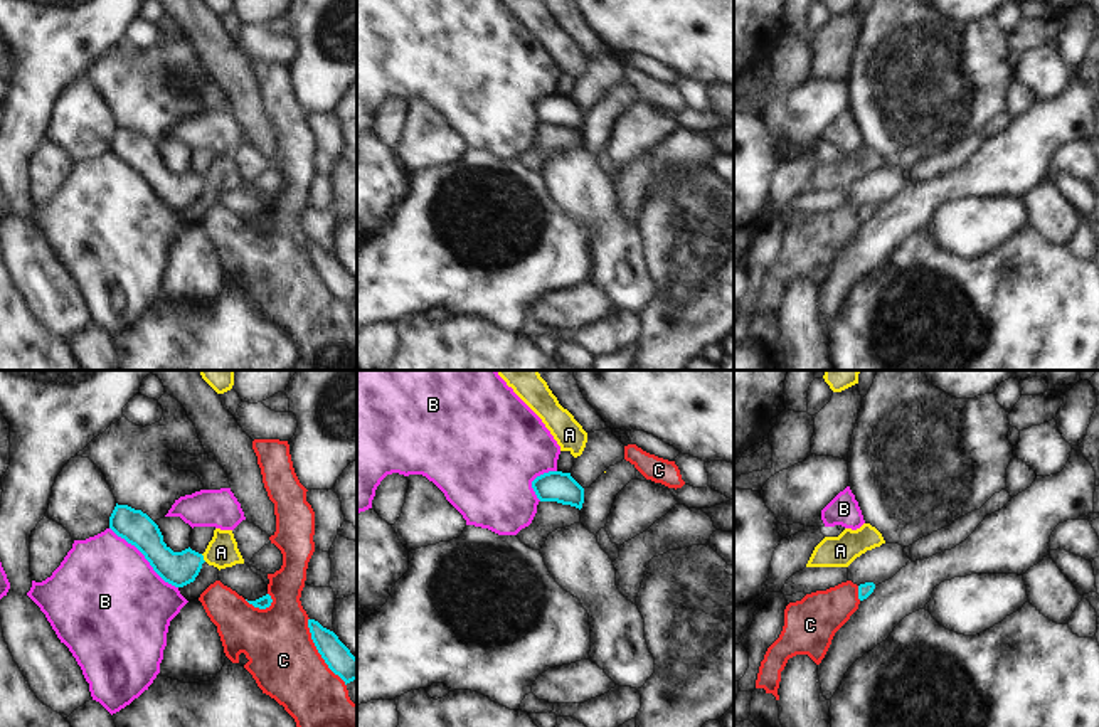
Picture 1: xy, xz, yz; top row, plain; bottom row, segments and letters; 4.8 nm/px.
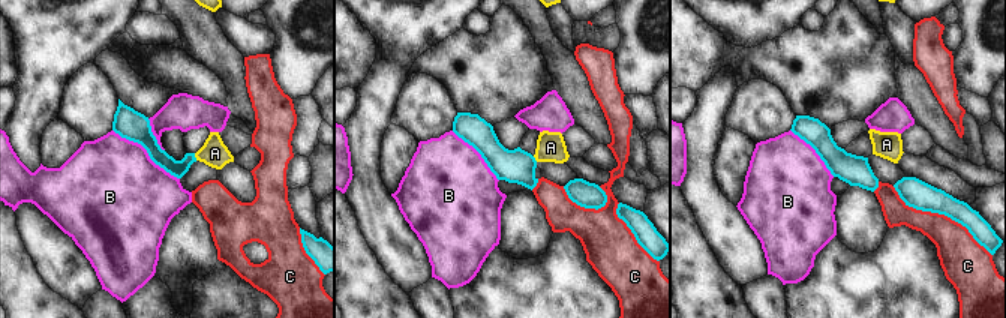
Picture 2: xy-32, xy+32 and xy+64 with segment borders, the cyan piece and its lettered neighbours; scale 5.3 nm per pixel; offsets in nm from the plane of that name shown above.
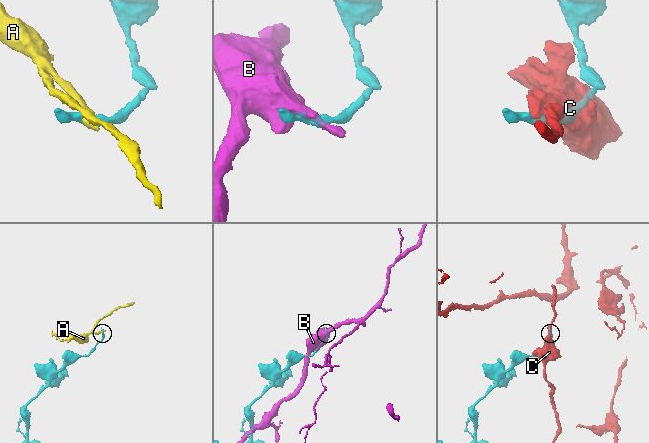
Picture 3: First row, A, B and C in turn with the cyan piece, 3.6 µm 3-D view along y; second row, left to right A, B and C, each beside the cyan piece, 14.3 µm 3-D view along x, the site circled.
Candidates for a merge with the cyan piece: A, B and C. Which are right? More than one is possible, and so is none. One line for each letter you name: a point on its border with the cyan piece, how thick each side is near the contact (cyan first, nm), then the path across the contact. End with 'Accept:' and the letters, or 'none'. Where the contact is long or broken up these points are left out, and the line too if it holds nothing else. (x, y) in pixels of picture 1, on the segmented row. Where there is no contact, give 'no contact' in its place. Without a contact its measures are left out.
Accept: none

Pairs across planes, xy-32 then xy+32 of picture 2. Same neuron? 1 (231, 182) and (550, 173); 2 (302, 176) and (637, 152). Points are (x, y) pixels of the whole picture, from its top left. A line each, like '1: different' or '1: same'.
1: same
2: same

